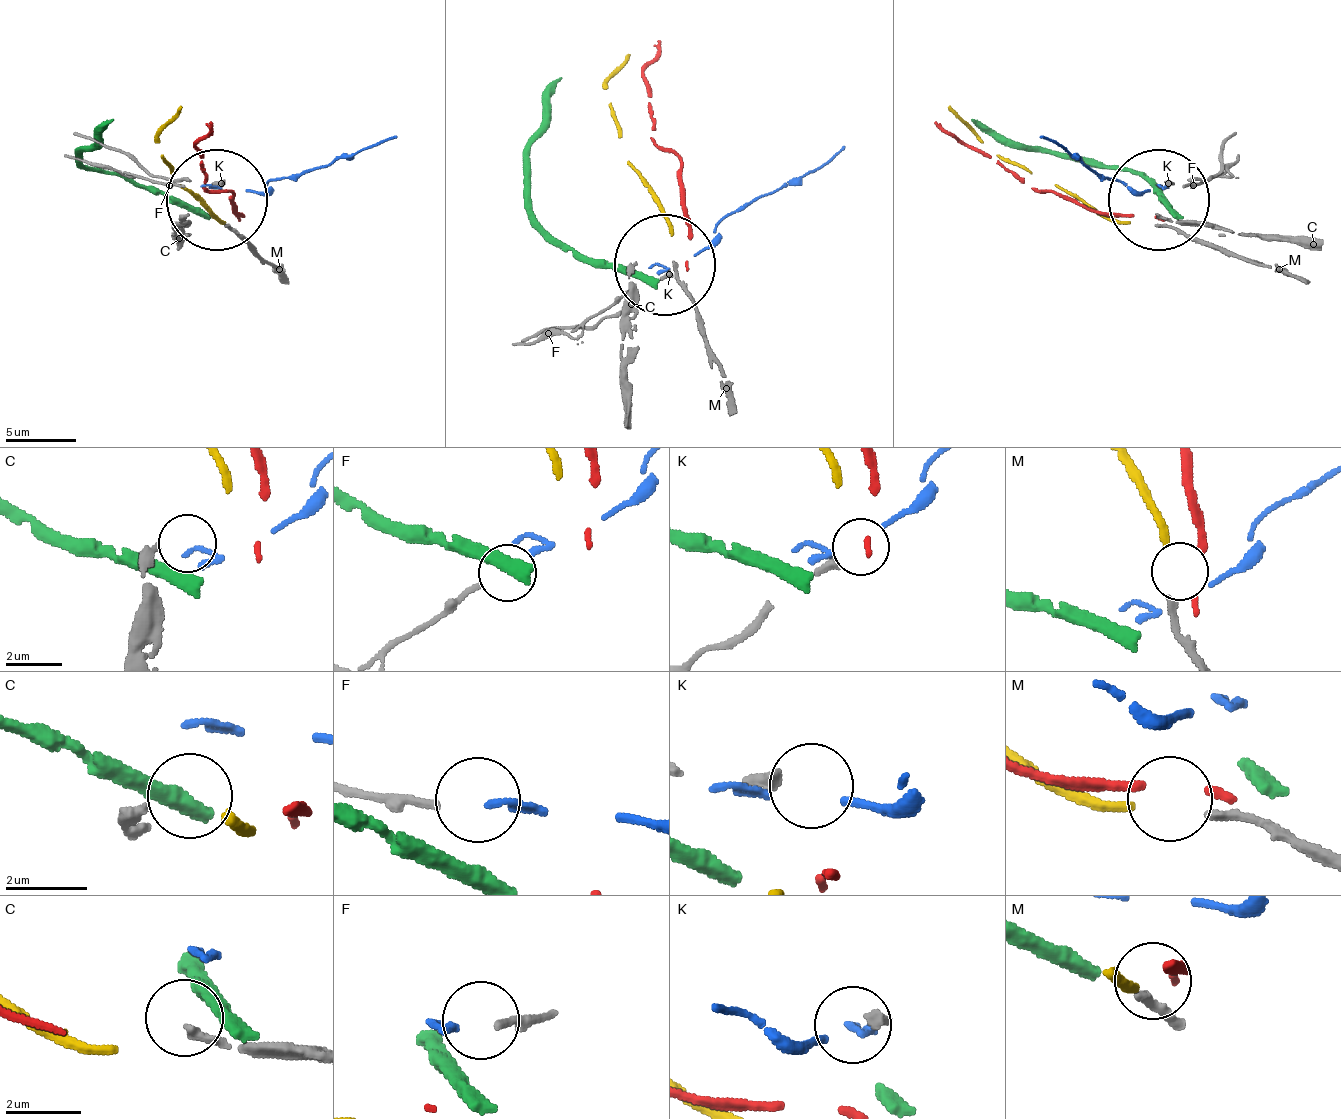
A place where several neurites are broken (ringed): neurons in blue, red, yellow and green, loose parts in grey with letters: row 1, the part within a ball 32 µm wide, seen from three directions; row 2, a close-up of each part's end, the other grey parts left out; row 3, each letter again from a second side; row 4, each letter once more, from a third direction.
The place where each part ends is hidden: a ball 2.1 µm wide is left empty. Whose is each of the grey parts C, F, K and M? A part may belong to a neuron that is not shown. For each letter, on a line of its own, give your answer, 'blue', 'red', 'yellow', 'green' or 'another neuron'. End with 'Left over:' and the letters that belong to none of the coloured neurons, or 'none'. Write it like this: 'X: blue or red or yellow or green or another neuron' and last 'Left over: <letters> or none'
C: another neuron
F: blue
K: another neuron
M: yellow
Left over: C, K

